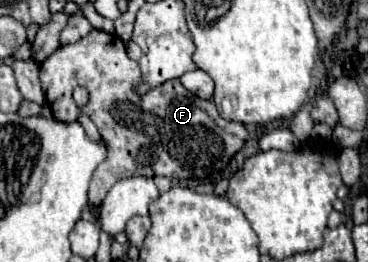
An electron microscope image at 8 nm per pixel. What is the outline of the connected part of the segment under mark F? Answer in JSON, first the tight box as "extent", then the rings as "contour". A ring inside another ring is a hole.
{"extent":[40,30,248,206],"contour":[[[92,30],[82,40],[60,46],[40,64],[40,80],[56,120],[74,122],[84,112],[108,142],[106,166],[96,168],[88,192],[94,206],[100,206],[108,190],[122,178],[166,176],[170,180],[212,180],[248,140],[244,124],[220,118],[216,110],[208,110],[208,100],[196,98],[178,80],[168,80],[148,90],[142,100],[134,92],[142,82],[138,62],[128,58],[126,46],[116,34]],[[76,86],[88,90],[88,104],[84,108],[78,108],[72,98]]]}

